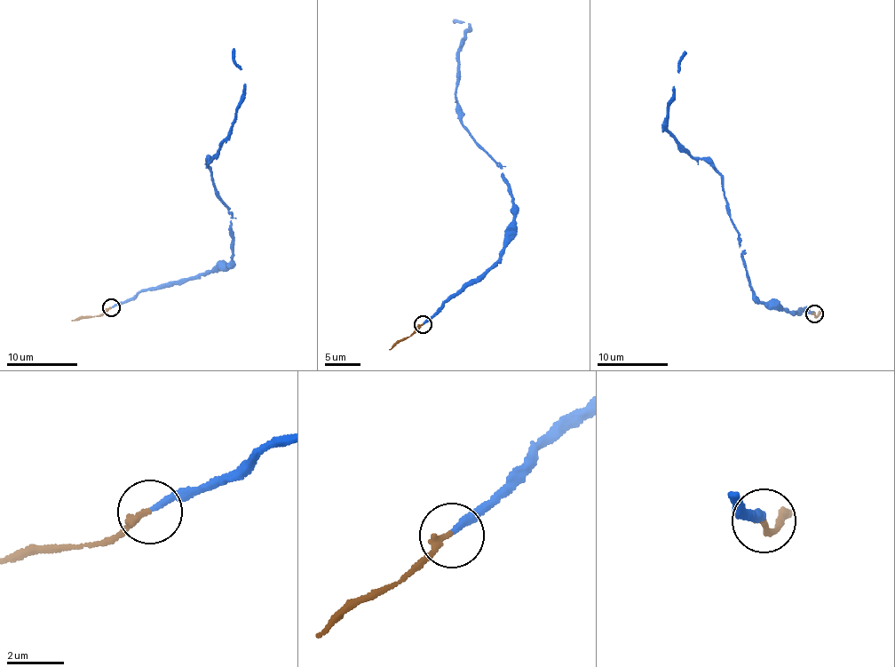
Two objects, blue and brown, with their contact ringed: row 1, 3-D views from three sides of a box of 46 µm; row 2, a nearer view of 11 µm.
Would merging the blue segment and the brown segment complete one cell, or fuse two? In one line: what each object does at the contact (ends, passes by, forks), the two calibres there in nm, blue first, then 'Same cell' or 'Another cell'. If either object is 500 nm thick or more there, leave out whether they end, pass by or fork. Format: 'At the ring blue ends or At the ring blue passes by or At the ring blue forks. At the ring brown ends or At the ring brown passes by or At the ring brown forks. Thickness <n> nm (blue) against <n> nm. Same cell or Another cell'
At the ring blue ends. At the ring brown ends. Thickness 240 nm (blue) against 240 nm. Another cell

